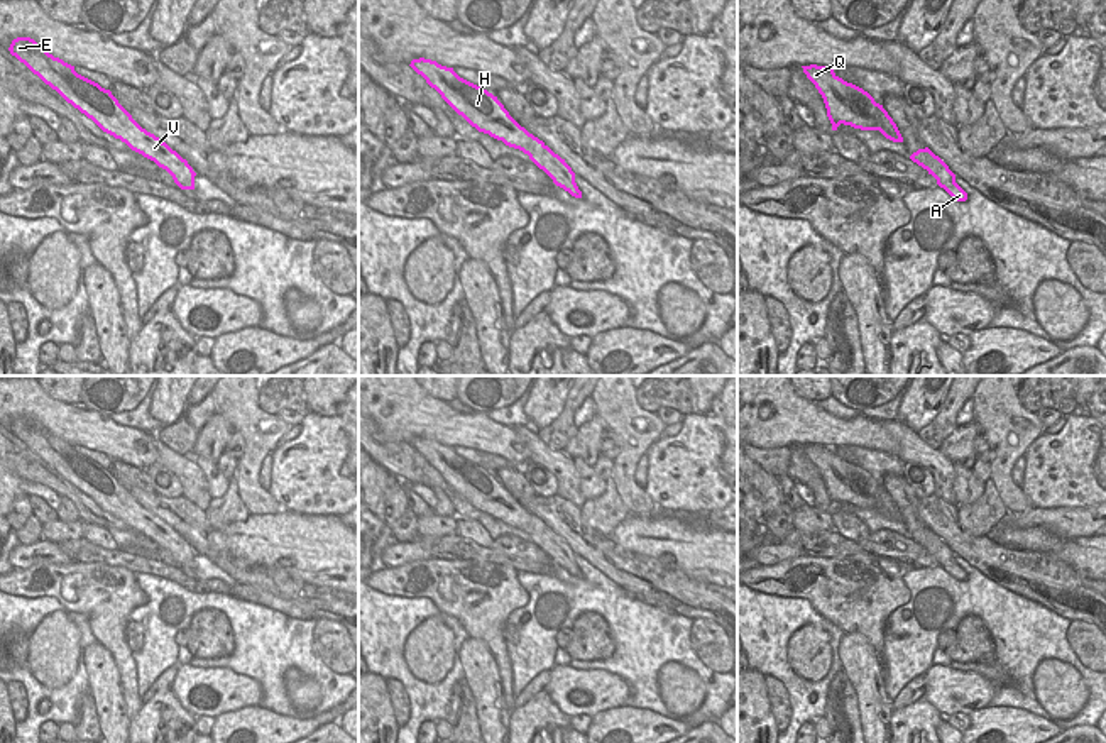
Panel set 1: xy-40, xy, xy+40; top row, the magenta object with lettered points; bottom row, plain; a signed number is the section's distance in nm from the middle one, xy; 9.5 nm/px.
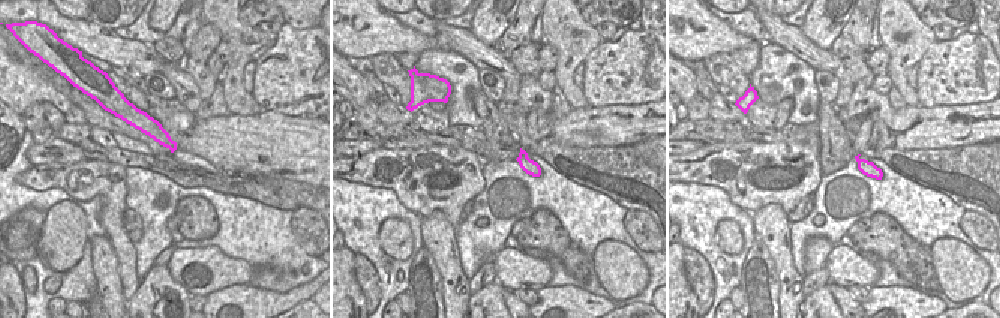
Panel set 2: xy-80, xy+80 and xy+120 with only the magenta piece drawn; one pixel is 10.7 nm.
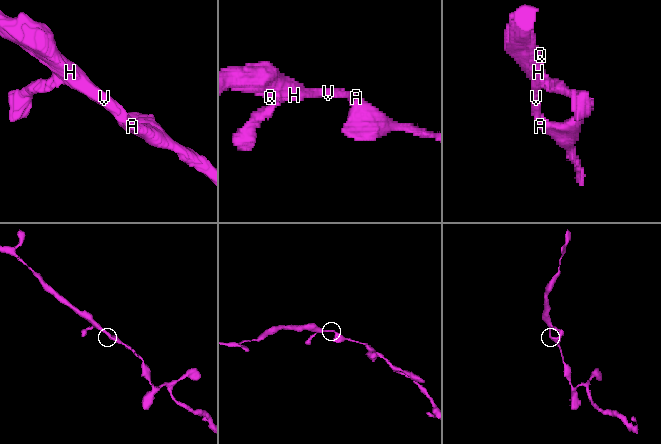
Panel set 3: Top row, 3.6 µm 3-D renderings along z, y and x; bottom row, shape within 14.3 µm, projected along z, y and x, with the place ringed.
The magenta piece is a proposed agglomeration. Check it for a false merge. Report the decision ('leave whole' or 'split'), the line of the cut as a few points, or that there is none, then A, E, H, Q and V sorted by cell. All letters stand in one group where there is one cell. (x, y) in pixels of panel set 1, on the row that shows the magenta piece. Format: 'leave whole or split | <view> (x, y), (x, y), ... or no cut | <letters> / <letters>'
leave whole | no cut | A E H Q V

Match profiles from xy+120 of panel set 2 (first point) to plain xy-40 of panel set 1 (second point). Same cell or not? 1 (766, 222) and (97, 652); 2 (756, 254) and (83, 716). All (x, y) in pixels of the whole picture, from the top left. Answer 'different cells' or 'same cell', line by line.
1: same cell
2: same cell

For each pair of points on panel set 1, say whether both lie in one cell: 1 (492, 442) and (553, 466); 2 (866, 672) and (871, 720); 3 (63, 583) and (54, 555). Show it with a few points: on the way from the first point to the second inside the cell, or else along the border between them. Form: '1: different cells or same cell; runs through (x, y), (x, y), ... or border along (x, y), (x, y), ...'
1: different cells; border along (511, 427), (528, 449), (530, 461)
2: same cell; runs through (870, 684), (871, 708)
3: different cells; border along (71, 561), (66, 564), (32, 564), (19, 569)

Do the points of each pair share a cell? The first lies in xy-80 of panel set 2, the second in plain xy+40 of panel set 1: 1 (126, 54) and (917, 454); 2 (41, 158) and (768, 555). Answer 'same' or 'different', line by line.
1: different
2: same

